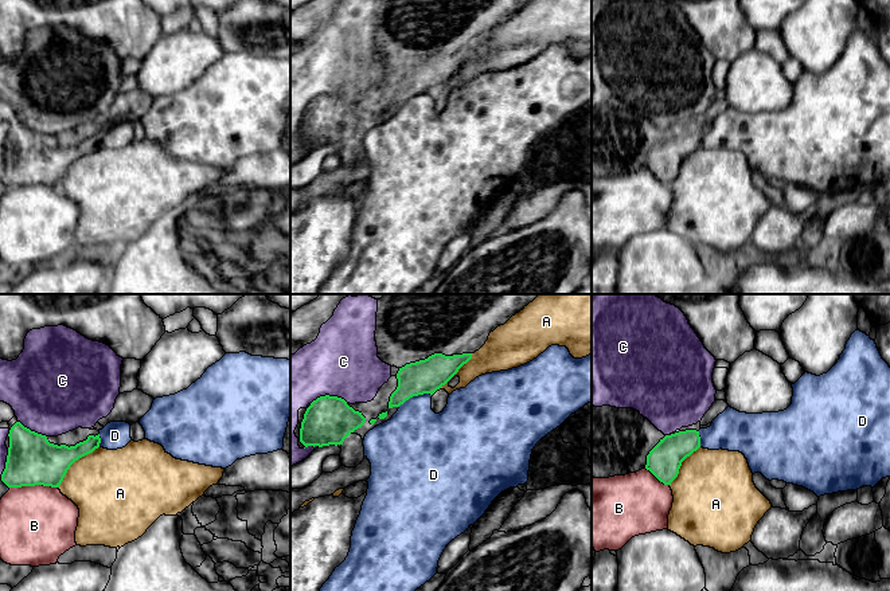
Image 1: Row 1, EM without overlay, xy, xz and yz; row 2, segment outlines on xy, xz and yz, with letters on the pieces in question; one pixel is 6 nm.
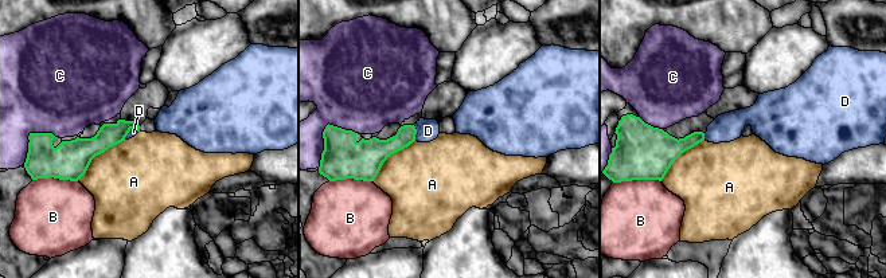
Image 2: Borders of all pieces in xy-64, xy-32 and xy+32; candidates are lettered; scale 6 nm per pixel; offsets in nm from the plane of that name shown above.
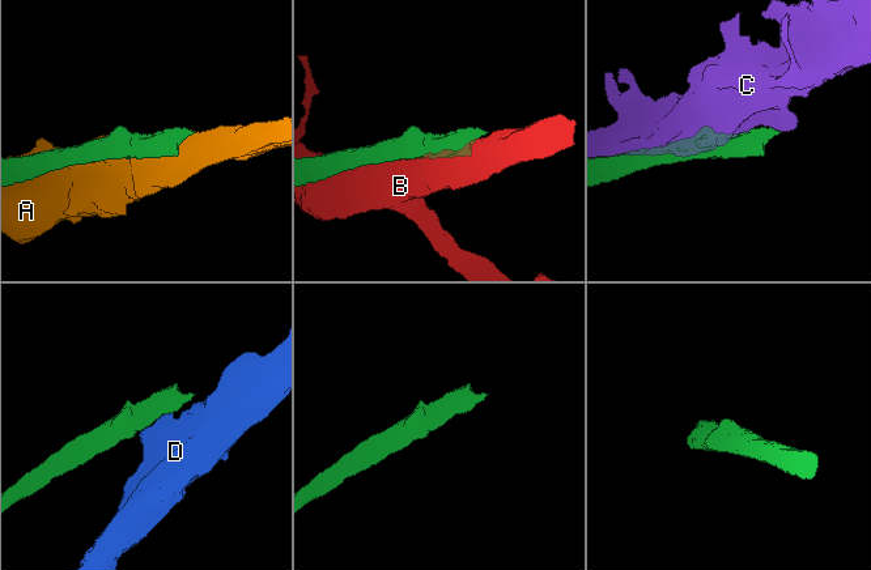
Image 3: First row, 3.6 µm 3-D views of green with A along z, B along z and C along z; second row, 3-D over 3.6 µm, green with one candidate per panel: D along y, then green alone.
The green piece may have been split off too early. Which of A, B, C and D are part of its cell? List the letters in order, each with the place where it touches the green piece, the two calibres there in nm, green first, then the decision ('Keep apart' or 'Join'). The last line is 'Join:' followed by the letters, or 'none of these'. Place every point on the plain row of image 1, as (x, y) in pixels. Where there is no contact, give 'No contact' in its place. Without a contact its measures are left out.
A: Touches green at xy (73, 161). Thickness 300 nm (green) against 440 nm. Keep apart
B: Touches green at xy (32, 184). Thickness 300 nm (green) against 460 nm. Keep apart
C: Touches green at xz (328, 94). Thickness 280 nm (green) against 420 nm. Keep apart
D: Touches green at xz (414, 94). Thickness 200 nm (green) against 380 nm. Keep apart
Join: none of these

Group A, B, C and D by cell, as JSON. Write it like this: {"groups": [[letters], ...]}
{"groups": [["A"], ["B"], ["C"], ["D"]]}

